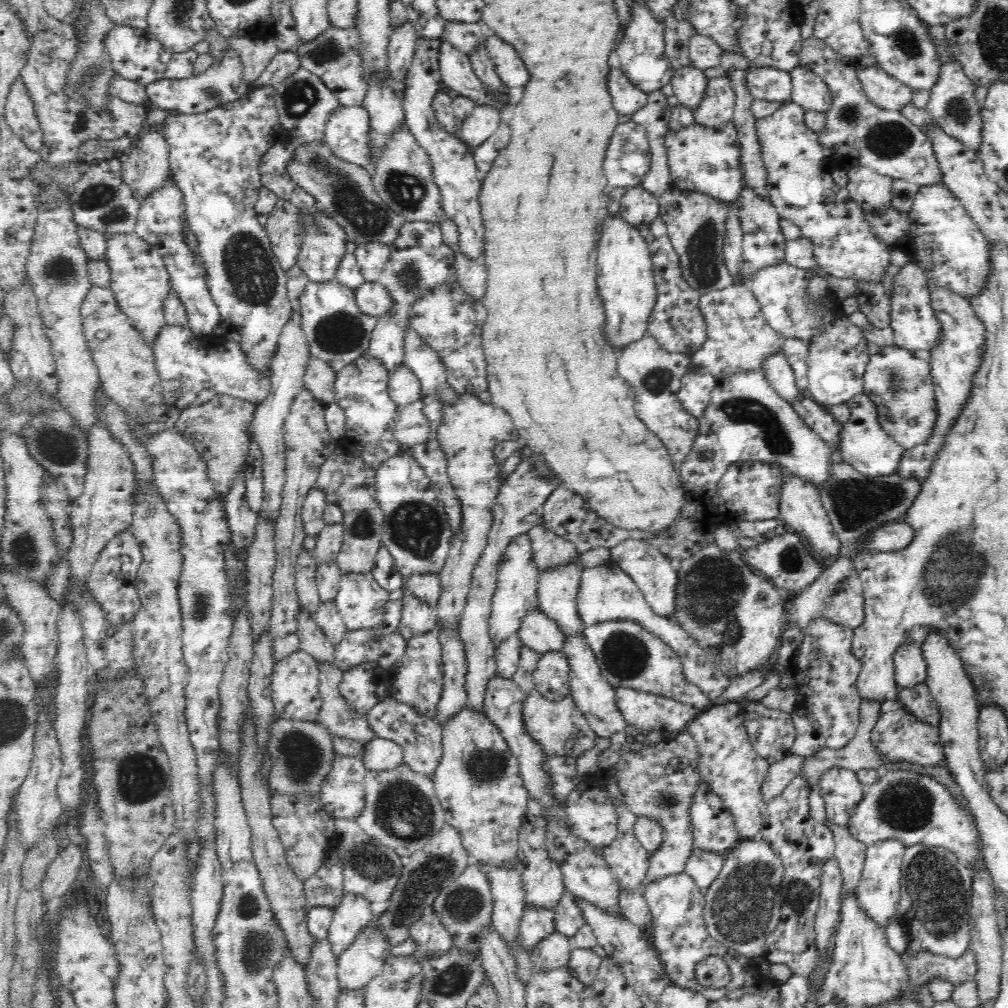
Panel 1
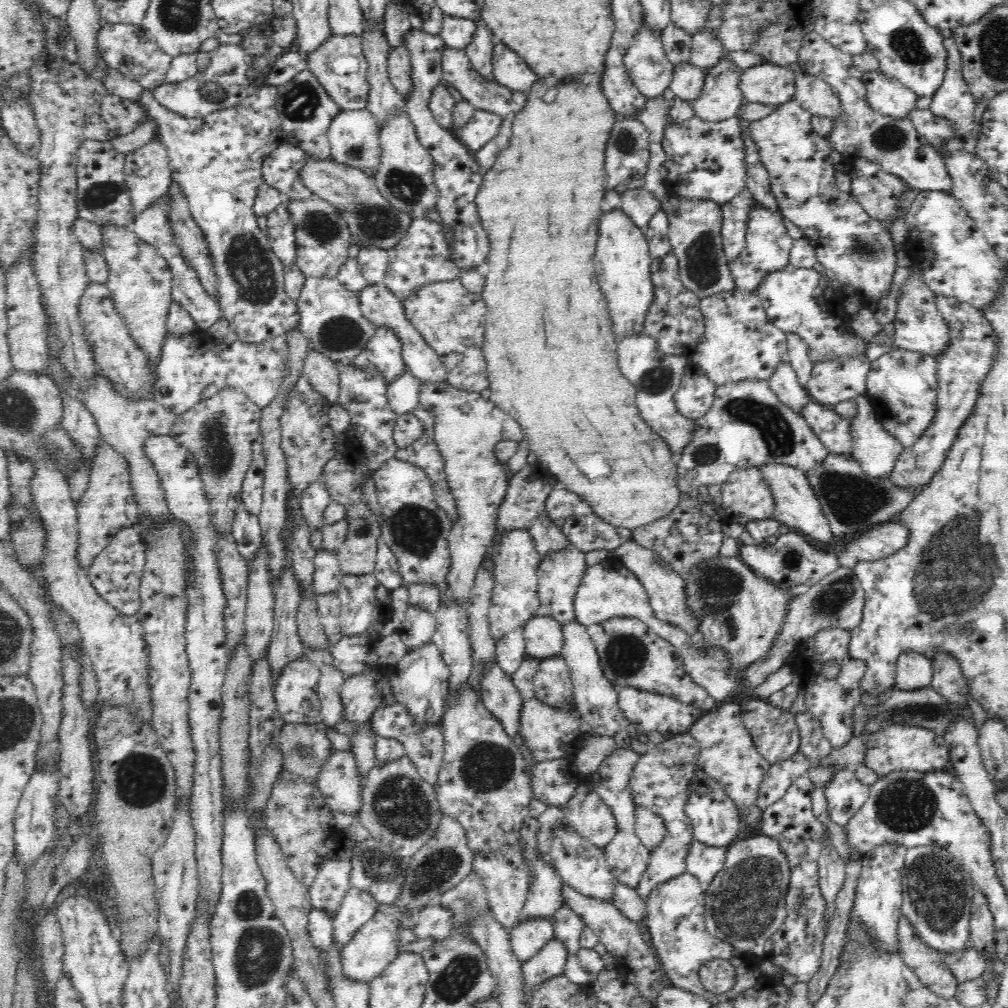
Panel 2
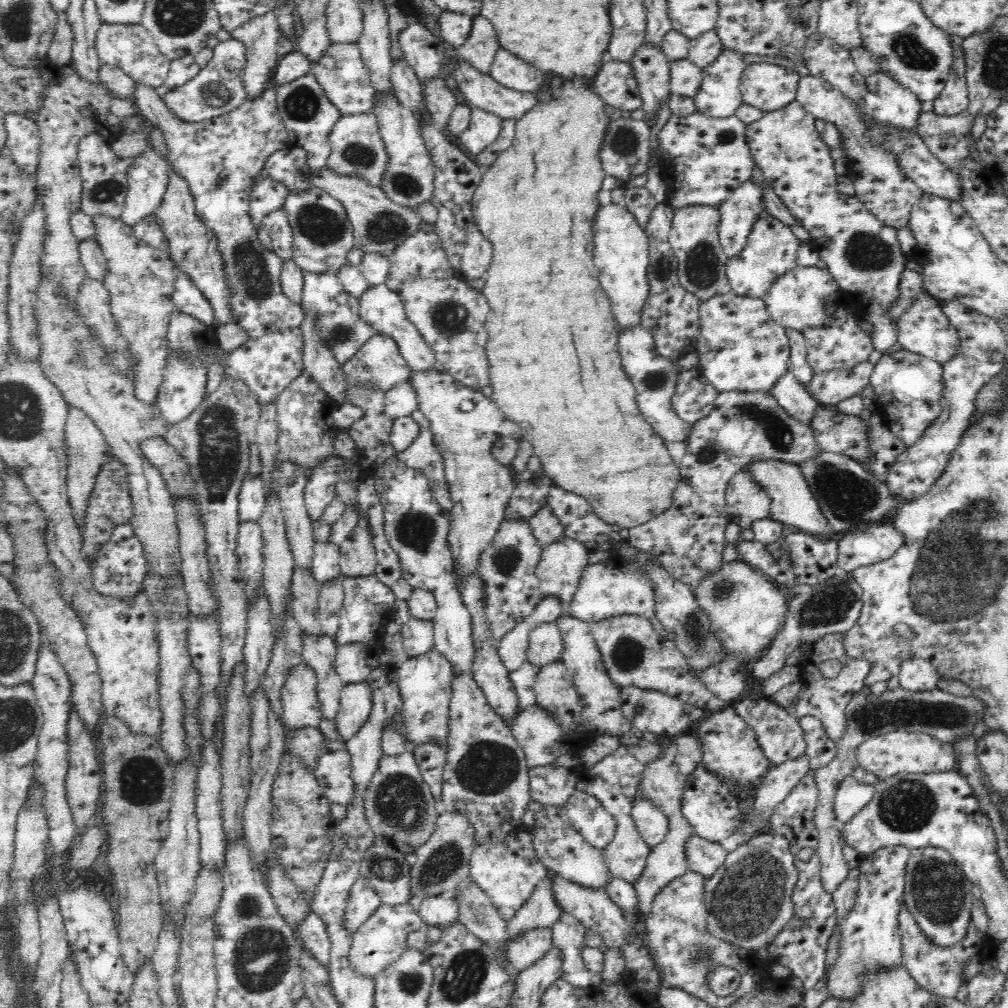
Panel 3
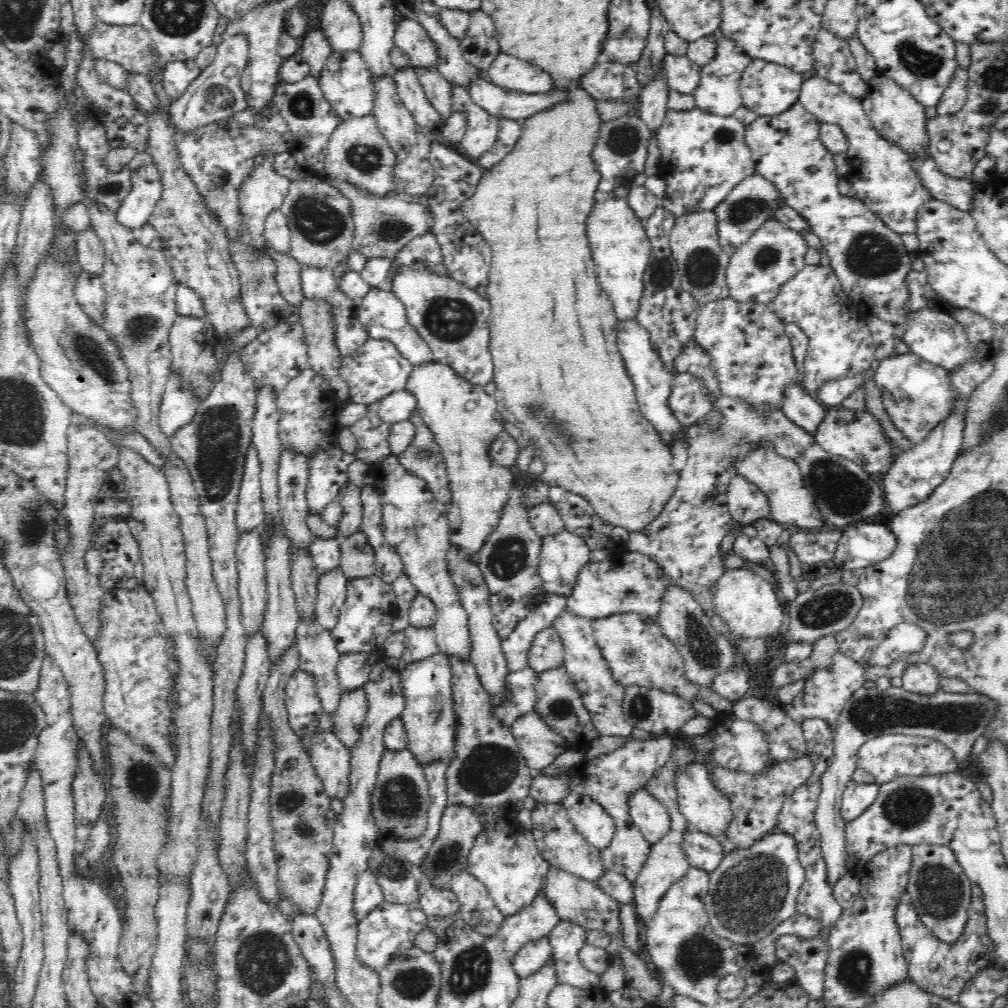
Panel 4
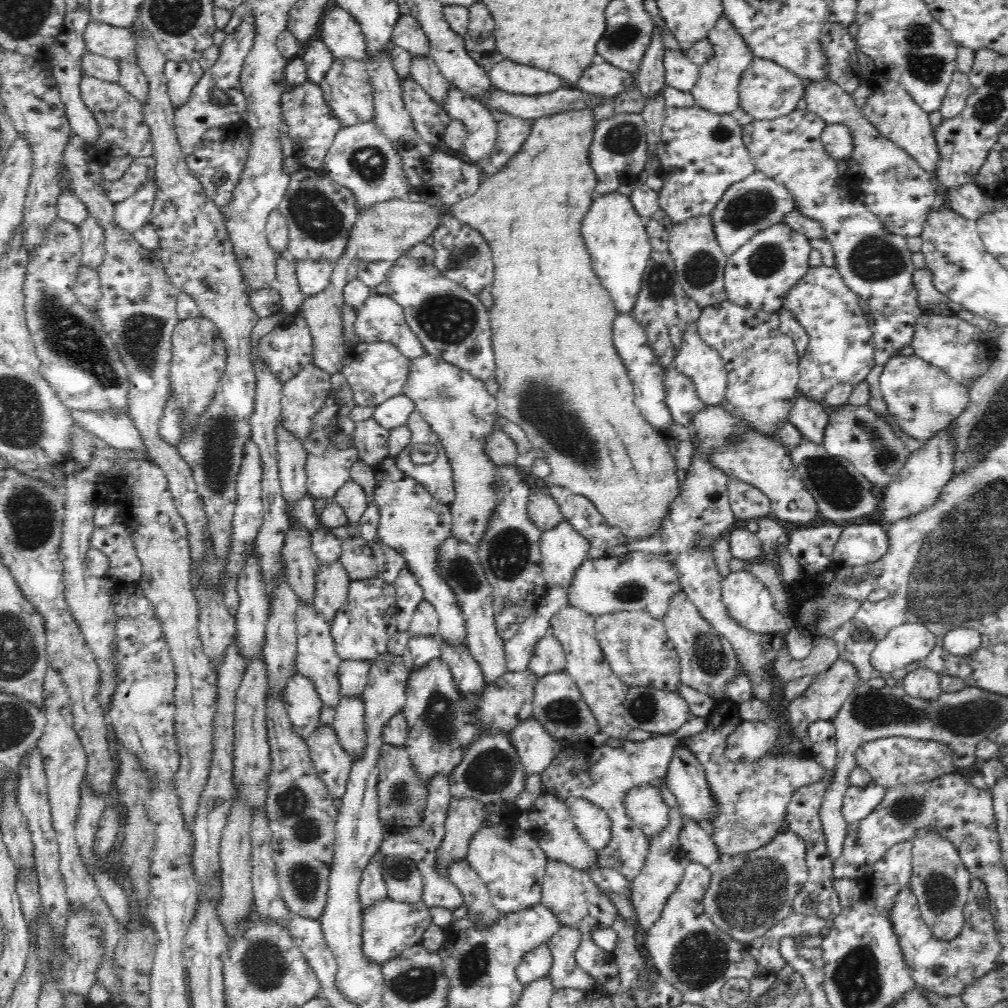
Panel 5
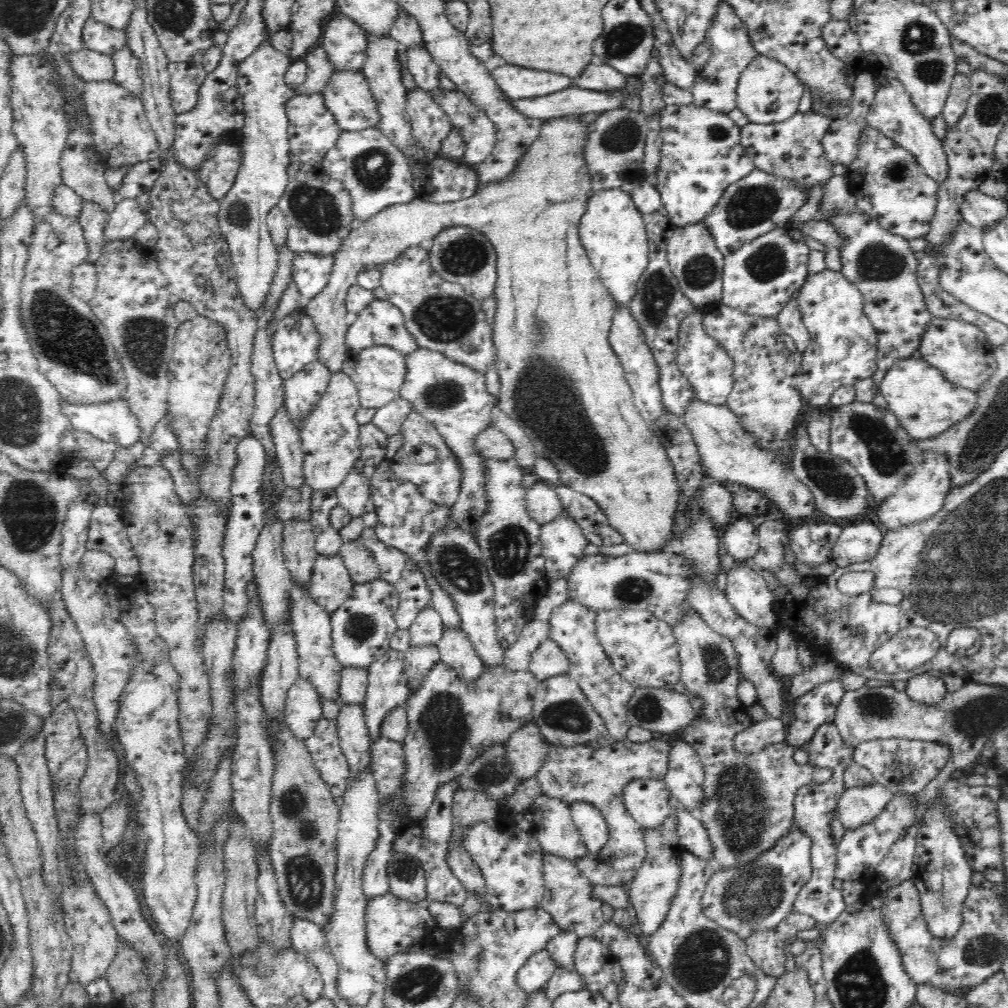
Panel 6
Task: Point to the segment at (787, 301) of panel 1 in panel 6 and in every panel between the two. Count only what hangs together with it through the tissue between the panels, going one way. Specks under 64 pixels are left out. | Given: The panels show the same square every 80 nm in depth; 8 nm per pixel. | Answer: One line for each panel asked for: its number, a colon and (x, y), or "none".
2: (797, 300)
3: (808, 298)
4: (840, 343)
5: (841, 350)
6: (843, 346)

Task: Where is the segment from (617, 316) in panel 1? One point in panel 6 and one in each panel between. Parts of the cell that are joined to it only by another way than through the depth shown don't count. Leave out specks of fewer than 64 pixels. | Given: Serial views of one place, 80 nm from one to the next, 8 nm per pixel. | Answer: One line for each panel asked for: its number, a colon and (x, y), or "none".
2: (622, 260)
3: (621, 255)
4: (620, 246)
5: (615, 235)
6: (613, 233)

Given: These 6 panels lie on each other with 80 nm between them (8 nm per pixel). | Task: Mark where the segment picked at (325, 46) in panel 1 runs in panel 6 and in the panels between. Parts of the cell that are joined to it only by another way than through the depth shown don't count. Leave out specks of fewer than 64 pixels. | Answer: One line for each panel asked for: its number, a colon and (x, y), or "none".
2: (339, 63)
3: (340, 70)
4: (347, 83)
5: (346, 86)
6: (347, 95)

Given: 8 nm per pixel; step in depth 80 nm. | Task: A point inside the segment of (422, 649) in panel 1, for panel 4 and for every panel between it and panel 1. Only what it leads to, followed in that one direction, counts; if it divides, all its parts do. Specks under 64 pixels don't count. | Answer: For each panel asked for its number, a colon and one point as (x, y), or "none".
2: (420, 682)
3: (424, 682)
4: (431, 726)

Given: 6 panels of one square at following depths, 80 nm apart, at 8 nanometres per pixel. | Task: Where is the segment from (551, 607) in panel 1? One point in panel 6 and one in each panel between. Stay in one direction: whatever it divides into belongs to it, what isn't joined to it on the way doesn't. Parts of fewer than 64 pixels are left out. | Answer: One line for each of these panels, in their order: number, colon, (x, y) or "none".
2: (559, 575)
3: (562, 564)
4: (563, 555)
5: (563, 549)
6: (562, 540)

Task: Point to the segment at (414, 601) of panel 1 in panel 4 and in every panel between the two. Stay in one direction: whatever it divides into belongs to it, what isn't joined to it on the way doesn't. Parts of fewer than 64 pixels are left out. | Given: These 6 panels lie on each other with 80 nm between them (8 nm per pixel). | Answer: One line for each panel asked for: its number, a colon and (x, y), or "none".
2: (418, 628)
3: (418, 635)
4: (420, 643)

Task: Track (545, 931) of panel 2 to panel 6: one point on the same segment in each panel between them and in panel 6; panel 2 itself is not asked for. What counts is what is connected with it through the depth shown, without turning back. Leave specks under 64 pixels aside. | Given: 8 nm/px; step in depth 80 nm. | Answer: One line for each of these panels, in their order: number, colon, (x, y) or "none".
3: (523, 950)
4: (534, 955)
5: (537, 963)
6: (535, 973)

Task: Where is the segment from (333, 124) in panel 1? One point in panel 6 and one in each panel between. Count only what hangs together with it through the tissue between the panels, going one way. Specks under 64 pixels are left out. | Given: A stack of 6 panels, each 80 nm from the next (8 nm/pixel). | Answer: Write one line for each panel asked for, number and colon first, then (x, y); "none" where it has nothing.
2: (353, 136)
3: (357, 149)
4: (358, 153)
5: (362, 159)
6: (376, 174)

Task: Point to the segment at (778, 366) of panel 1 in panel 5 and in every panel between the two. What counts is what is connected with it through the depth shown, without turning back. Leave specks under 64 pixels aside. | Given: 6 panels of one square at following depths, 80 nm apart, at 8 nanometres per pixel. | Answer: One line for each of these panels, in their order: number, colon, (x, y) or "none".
2: (784, 382)
3: (790, 393)
4: (802, 408)
5: (809, 416)

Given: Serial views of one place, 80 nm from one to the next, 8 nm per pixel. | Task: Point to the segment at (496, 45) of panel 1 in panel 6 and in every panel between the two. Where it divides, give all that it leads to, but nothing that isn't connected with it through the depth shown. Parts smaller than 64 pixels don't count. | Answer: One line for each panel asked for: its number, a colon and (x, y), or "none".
2: (508, 70)
3: (509, 71)
4: (506, 71)
5: (506, 75)
6: (517, 83)

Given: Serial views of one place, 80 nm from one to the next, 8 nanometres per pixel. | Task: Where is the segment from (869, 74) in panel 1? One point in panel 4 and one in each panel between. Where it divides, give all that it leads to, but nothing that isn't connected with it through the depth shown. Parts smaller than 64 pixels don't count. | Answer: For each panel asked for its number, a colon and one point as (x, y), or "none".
2: (888, 96)
3: (886, 101)
4: (896, 115)

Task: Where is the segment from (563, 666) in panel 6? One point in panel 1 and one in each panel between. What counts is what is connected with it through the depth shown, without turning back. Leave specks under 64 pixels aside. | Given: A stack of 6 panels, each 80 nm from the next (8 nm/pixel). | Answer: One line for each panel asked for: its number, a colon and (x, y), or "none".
1: (537, 631)
2: (544, 638)
3: (545, 645)
4: (546, 651)
5: (548, 656)

